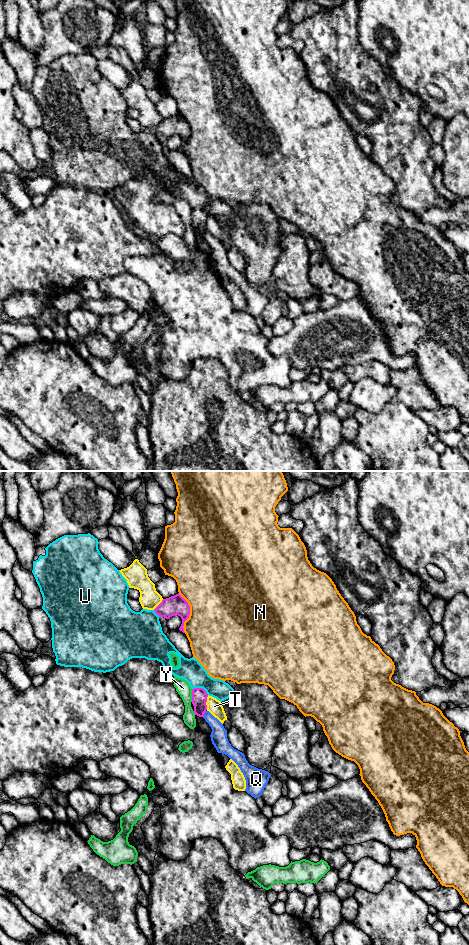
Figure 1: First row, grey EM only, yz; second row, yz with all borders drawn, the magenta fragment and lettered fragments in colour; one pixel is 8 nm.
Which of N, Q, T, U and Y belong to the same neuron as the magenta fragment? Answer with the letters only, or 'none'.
none

